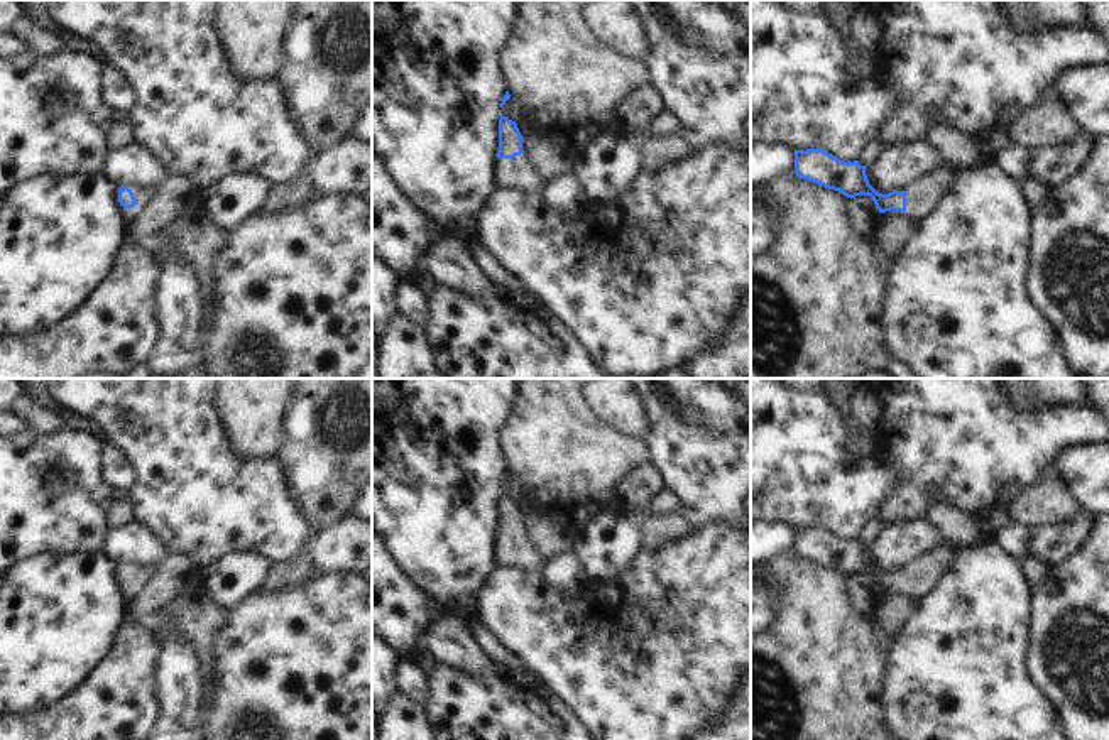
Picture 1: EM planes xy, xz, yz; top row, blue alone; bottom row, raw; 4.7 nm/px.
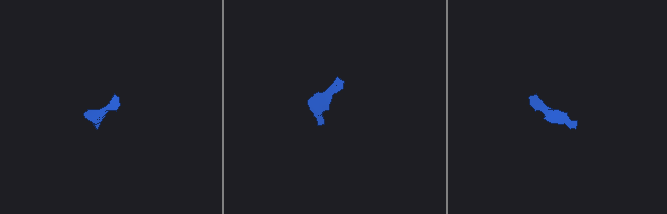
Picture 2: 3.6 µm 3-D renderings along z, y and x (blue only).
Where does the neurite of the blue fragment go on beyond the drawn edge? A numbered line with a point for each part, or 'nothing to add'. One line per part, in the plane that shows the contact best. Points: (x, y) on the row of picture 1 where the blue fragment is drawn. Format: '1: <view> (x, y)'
1: xy (141, 196)

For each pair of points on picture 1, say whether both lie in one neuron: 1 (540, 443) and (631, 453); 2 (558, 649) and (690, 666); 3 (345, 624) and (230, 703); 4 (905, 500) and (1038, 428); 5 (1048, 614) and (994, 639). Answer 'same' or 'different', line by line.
1: same
2: same
3: same
4: same
5: different

